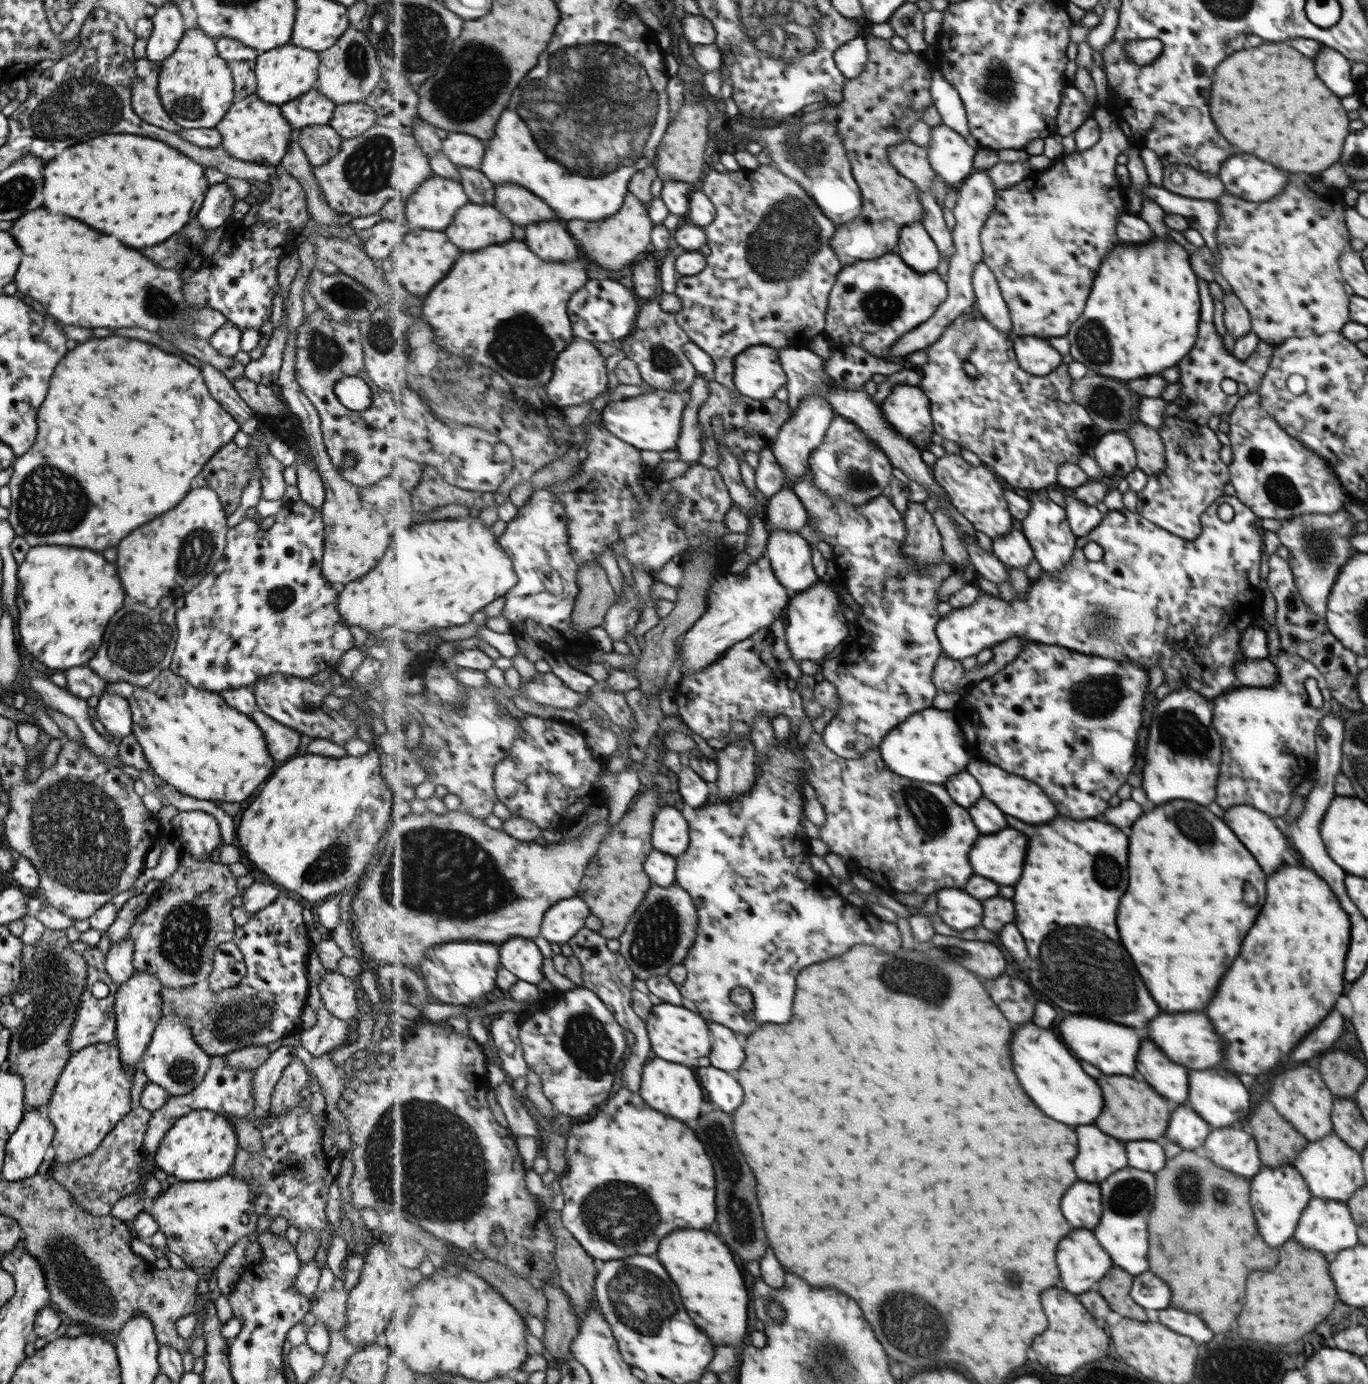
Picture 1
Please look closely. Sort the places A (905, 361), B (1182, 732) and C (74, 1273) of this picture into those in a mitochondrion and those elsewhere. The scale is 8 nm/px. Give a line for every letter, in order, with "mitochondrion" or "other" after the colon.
A: other
B: mitochondrion
C: mitochondrion

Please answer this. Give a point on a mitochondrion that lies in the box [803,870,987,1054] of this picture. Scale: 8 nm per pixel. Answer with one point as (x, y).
(933, 986)

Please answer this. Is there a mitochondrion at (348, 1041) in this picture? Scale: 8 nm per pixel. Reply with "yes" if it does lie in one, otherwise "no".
no

